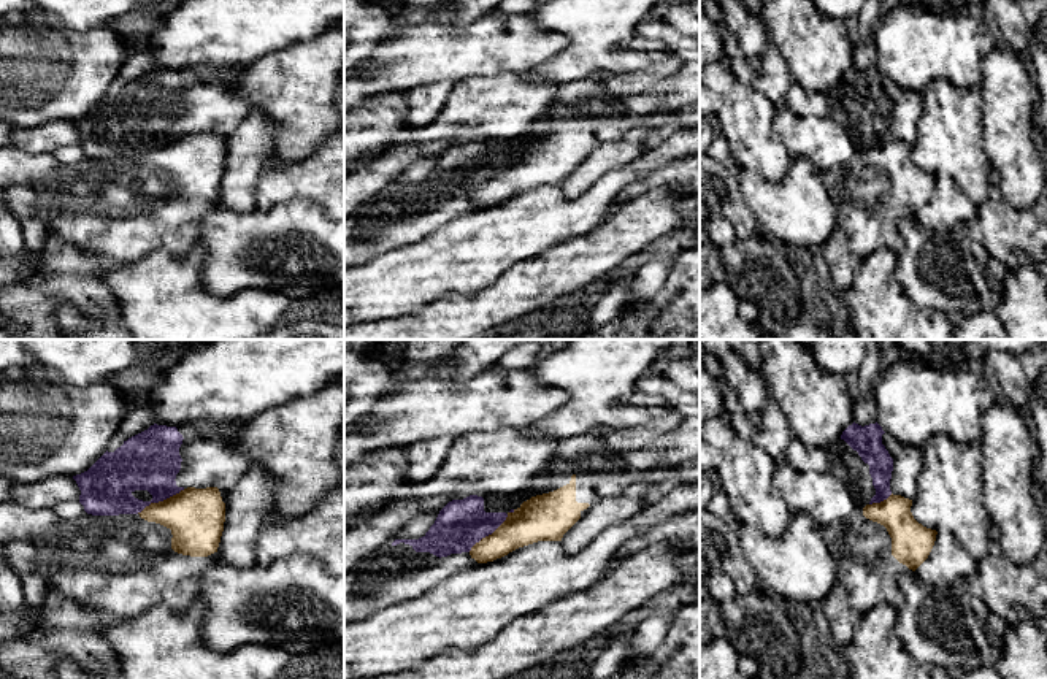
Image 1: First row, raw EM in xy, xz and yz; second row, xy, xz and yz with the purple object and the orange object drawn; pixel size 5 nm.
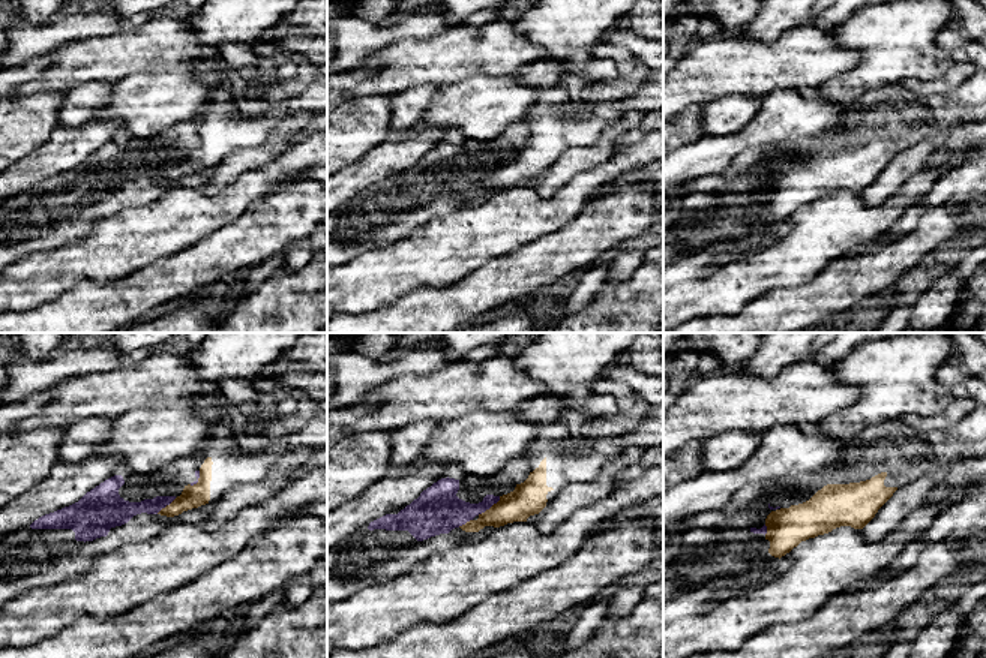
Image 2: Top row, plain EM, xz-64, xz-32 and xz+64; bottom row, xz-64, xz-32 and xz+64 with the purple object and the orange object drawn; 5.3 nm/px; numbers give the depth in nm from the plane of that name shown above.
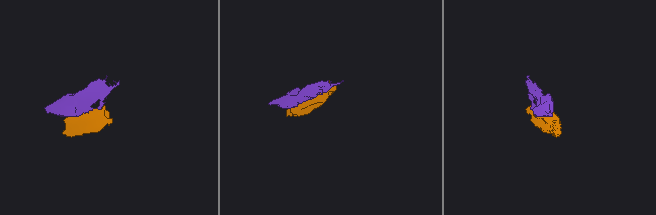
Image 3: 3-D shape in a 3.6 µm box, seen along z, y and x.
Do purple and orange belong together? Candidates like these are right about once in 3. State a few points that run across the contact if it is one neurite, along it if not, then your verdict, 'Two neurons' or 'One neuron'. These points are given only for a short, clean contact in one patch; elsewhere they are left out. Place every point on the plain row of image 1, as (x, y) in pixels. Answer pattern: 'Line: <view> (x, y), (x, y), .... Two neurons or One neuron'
Two neurons

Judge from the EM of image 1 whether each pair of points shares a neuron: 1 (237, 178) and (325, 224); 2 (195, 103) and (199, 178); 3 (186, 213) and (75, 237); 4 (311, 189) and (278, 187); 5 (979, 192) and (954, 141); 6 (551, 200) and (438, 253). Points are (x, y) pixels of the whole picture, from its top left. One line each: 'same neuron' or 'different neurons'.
1: different neurons
2: different neurons
3: same neuron
4: same neuron
5: same neuron
6: same neuron

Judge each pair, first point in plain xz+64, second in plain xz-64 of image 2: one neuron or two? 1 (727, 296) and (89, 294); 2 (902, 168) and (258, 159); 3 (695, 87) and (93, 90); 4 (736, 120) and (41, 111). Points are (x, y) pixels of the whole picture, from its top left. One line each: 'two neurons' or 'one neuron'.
1: two neurons
2: one neuron
3: two neurons
4: two neurons

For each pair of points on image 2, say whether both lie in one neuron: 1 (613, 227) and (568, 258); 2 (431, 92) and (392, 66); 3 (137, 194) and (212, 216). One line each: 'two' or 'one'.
1: one
2: two
3: two

